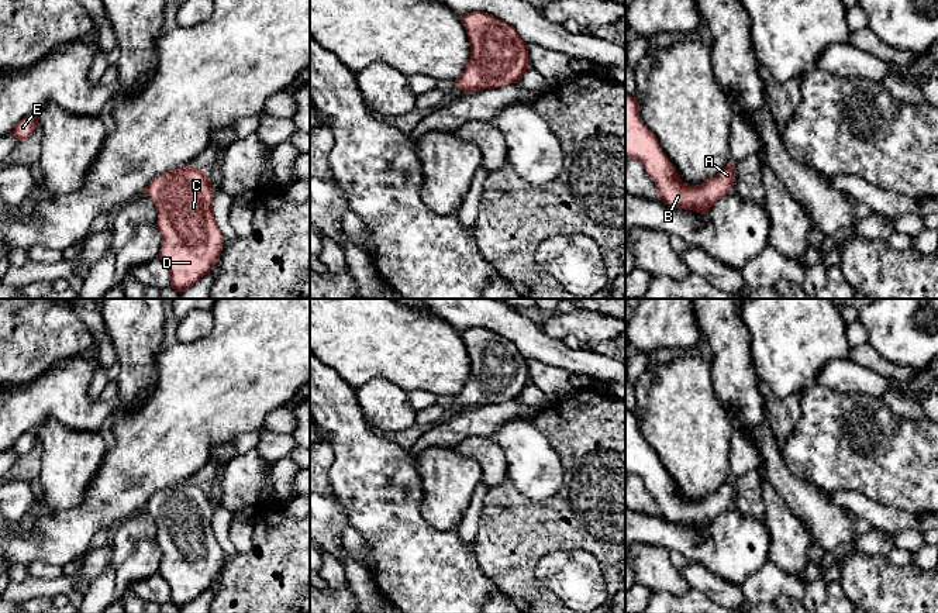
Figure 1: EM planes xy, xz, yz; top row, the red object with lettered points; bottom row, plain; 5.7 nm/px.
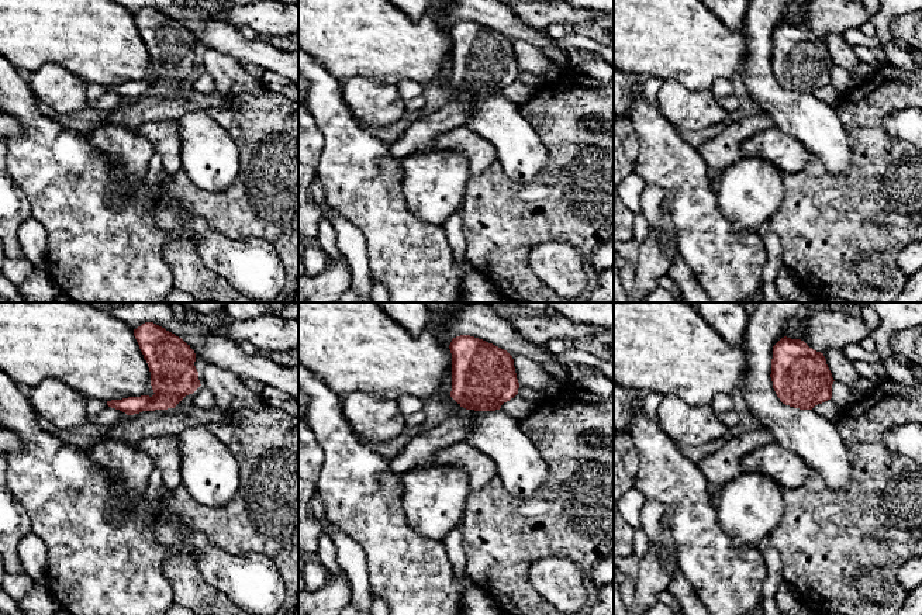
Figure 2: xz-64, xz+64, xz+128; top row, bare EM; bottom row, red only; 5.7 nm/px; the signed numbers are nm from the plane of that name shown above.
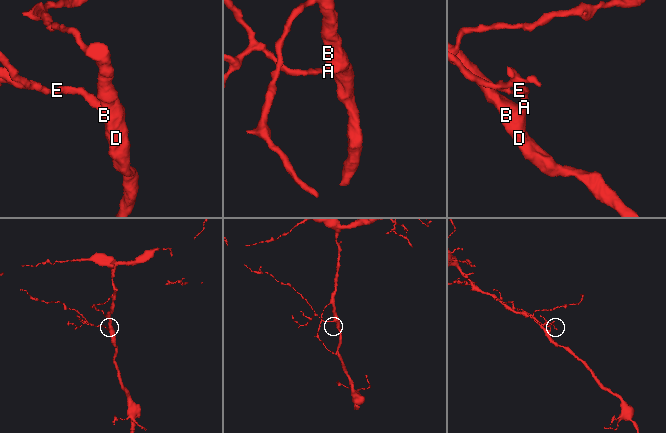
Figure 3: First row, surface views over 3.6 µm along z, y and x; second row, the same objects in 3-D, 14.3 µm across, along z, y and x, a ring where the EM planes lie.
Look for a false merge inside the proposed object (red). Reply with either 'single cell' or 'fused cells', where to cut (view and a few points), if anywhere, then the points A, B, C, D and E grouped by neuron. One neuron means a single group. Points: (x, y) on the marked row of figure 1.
single cell; cut none; groups A B C D E

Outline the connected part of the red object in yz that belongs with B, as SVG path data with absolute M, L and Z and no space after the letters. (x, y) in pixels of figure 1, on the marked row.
M625 93L625 158L637 159L645 166L656 185L659 199L673 209L707 214L718 199L730 194L735 180L734 163L730 163L715 178L700 185L683 183L656 135L641 121L639 103L628 93Z

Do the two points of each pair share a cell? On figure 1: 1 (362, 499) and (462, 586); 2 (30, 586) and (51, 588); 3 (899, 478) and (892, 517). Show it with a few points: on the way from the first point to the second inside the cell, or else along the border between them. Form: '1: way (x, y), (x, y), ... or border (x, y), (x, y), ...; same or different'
1: way (388, 524), (437, 574); same
2: way (35, 588), (45, 588); same
3: border (864, 493), (873, 500), (911, 512), (916, 516); different

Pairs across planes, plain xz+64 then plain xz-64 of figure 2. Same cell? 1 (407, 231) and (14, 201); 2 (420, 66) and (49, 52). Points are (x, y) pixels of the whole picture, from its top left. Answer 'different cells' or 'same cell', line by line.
1: different cells
2: same cell

